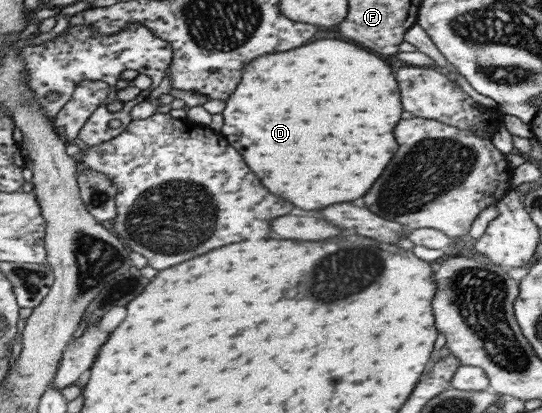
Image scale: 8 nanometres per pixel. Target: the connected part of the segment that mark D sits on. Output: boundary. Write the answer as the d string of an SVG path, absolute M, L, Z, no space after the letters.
M314 40L310 44L304 44L300 48L292 48L288 52L274 52L268 56L256 57L251 60L252 64L241 68L241 75L234 92L225 100L224 108L220 112L223 121L219 133L228 141L228 144L242 156L246 166L256 174L256 178L268 188L268 192L288 200L290 204L302 208L302 210L320 210L324 206L336 204L336 202L350 202L354 198L360 198L362 194L368 192L372 182L380 176L384 170L386 162L392 158L396 150L396 142L392 136L392 128L400 118L400 96L398 96L398 86L394 80L394 74L388 64L384 64L380 58L368 54L360 46L354 46L344 40Z

